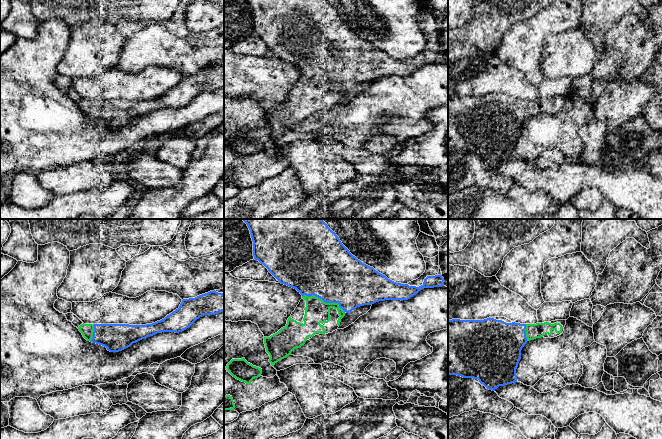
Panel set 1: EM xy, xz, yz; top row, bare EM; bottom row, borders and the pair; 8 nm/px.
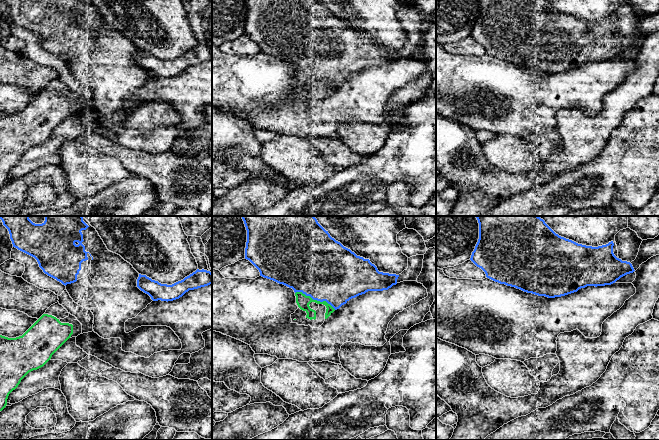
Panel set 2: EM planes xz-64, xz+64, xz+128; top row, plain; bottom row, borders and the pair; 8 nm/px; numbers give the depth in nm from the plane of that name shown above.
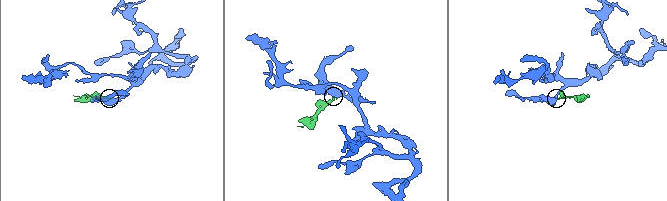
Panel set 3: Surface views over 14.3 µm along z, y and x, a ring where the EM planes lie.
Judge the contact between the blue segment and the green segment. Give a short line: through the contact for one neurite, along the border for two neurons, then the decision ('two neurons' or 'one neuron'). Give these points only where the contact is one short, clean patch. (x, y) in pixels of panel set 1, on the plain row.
one neuron

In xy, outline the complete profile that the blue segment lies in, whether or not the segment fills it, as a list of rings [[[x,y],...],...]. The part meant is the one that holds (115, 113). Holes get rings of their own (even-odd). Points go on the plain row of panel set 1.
[[[214,66],[195,74],[183,75],[178,85],[152,100],[83,99],[78,105],[87,117],[102,121],[110,128],[119,128],[160,108],[182,108],[200,93],[215,91],[222,87],[224,87],[224,70]]]

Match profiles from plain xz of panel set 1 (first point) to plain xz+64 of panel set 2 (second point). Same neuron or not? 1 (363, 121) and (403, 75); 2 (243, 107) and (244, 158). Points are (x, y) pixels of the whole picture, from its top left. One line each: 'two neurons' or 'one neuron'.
1: one neuron
2: one neuron

